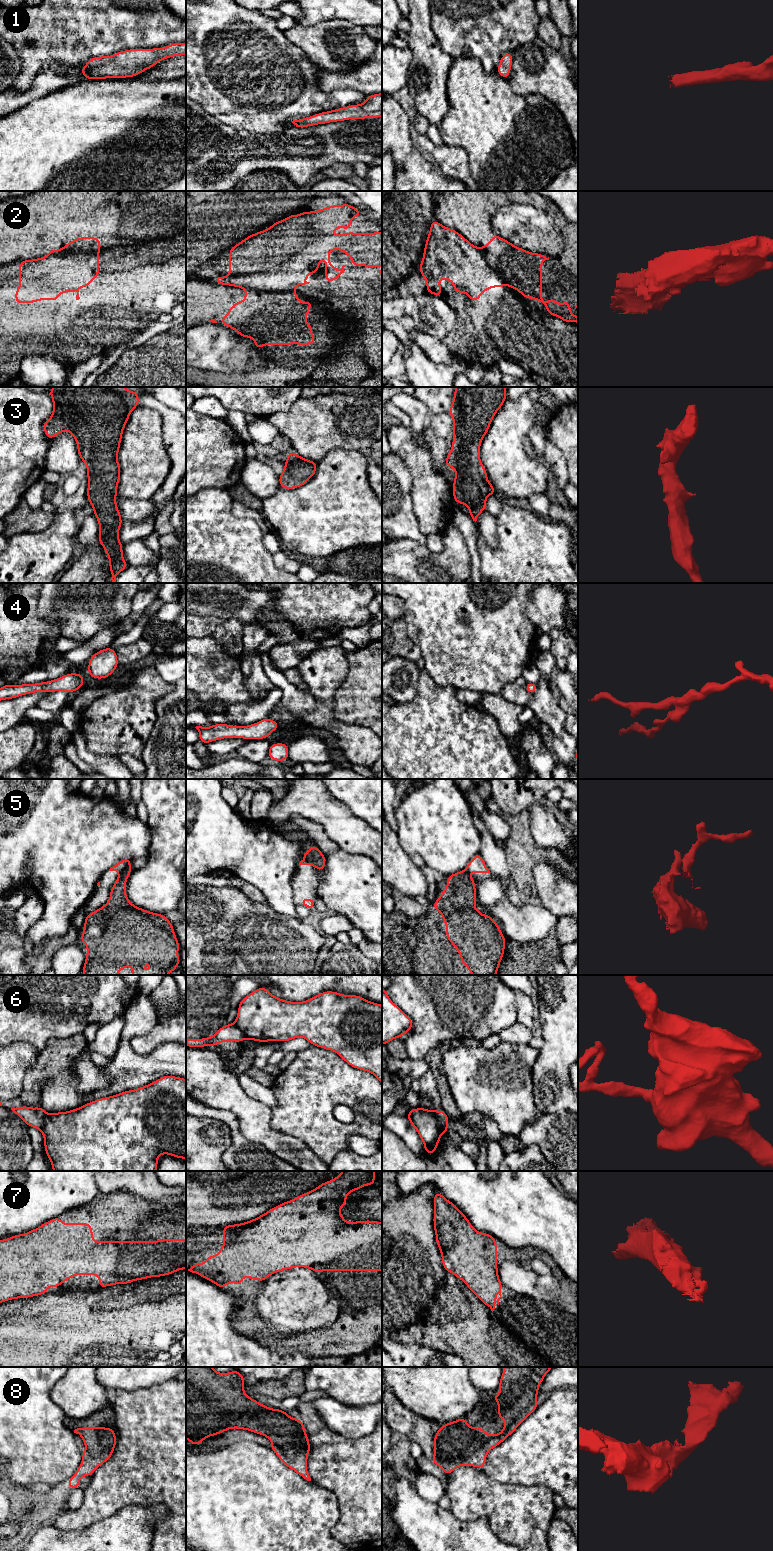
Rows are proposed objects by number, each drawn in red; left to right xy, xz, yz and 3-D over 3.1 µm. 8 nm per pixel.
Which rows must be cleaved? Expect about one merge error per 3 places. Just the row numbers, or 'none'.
2, 5, 6

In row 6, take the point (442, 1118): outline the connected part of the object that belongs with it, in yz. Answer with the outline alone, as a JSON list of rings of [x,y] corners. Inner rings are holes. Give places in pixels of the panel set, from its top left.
[[[442,1109],[440,1111],[434,1110],[434,1114],[437,1117],[437,1122],[440,1130],[445,1135],[445,1133],[449,1130],[448,1129],[448,1123],[450,1121],[448,1115],[445,1113],[445,1111]]]

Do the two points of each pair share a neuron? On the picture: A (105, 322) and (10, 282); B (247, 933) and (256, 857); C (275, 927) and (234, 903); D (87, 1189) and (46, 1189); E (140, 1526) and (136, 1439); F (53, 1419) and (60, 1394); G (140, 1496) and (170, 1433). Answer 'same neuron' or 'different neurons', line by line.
A: same neuron
B: different neurons
C: same neuron
D: same neuron
E: different neurons
F: different neurons
G: same neuron

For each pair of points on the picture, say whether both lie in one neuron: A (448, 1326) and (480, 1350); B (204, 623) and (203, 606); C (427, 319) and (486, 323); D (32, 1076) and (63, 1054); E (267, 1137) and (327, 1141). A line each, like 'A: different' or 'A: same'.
A: same
B: different
C: different
D: same
E: different

